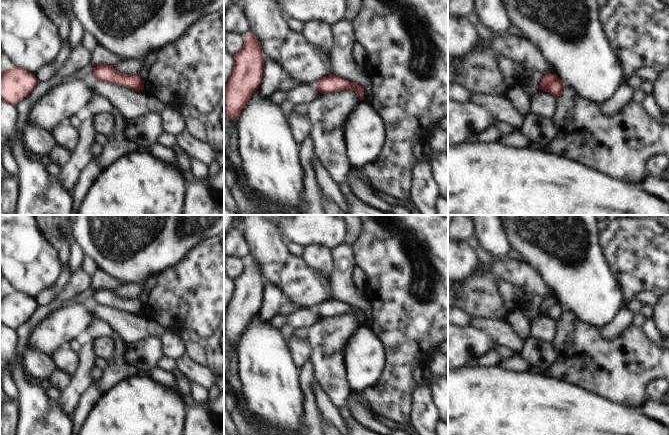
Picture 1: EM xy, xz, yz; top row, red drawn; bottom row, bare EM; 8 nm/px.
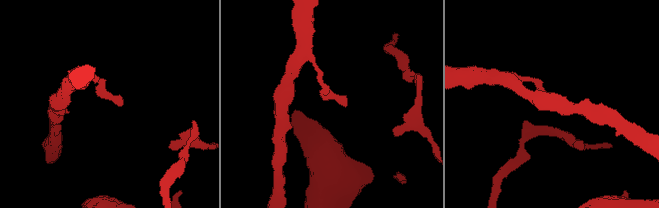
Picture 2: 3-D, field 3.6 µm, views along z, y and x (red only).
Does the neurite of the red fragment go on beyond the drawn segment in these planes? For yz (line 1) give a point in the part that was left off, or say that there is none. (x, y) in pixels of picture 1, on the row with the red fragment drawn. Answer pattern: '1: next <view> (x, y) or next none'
1: next none

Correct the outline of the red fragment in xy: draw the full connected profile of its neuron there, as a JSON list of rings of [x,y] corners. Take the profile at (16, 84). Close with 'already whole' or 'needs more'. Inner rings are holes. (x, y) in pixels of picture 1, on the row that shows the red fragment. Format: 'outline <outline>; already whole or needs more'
outline [[[15,66],[0,75],[0,100],[16,106],[32,92],[37,83],[34,74]]]; already whole

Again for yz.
outline [[[545,74],[541,79],[539,89],[558,98],[562,93],[563,82],[558,78],[557,74]]]; already whole

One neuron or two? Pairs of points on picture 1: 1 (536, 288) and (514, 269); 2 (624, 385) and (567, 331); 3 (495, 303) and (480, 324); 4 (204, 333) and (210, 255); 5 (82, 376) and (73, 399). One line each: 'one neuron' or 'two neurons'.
1: one neuron
2: one neuron
3: two neurons
4: one neuron
5: one neuron

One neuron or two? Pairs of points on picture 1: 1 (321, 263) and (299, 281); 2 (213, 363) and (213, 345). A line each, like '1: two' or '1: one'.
1: two
2: one

